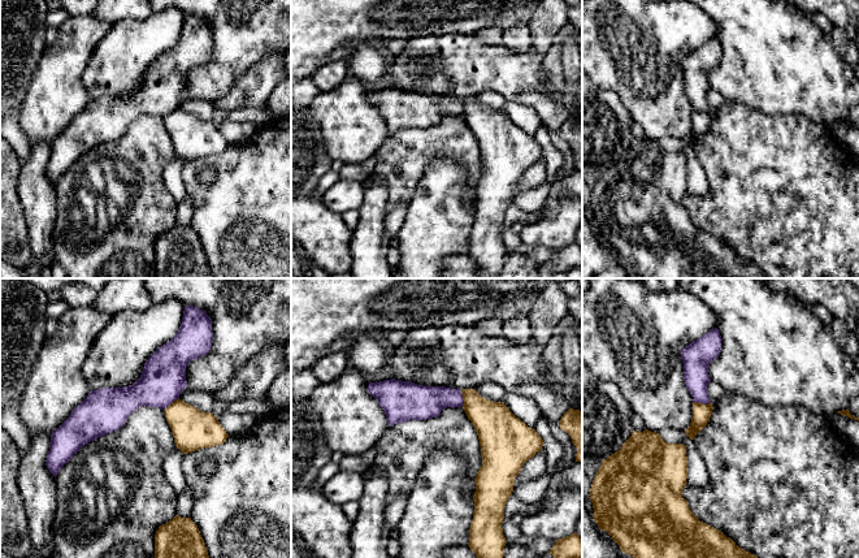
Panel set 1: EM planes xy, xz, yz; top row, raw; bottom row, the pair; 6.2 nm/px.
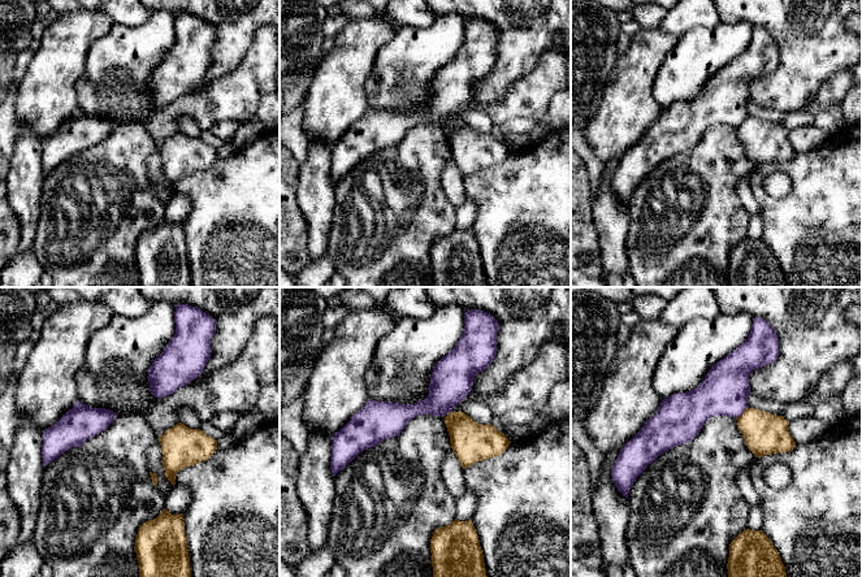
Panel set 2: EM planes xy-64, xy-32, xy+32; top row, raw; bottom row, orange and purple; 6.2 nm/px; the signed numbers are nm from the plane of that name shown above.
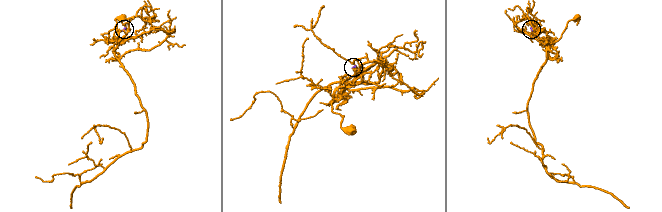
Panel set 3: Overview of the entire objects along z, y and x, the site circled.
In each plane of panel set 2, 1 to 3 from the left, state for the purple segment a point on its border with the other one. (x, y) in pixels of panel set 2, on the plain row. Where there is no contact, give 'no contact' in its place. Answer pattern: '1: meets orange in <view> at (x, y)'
1: no contact
2: no contact
3: meets orange in xy+32 at (743, 122)

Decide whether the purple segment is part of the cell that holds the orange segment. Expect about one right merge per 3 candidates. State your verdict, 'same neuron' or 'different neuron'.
different neuron

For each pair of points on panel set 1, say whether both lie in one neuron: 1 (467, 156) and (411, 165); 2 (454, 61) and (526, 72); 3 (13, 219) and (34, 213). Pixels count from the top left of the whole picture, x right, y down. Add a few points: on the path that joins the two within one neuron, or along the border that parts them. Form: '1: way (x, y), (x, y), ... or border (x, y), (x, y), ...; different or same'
1: way (452, 150), (425, 151); same
2: way (472, 63), (477, 66), (493, 66), (508, 72); same
3: border (17, 186), (30, 246); different

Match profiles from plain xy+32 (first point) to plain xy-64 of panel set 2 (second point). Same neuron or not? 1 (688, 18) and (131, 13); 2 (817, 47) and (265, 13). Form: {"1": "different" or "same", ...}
{"1": "same", "2": "same"}

